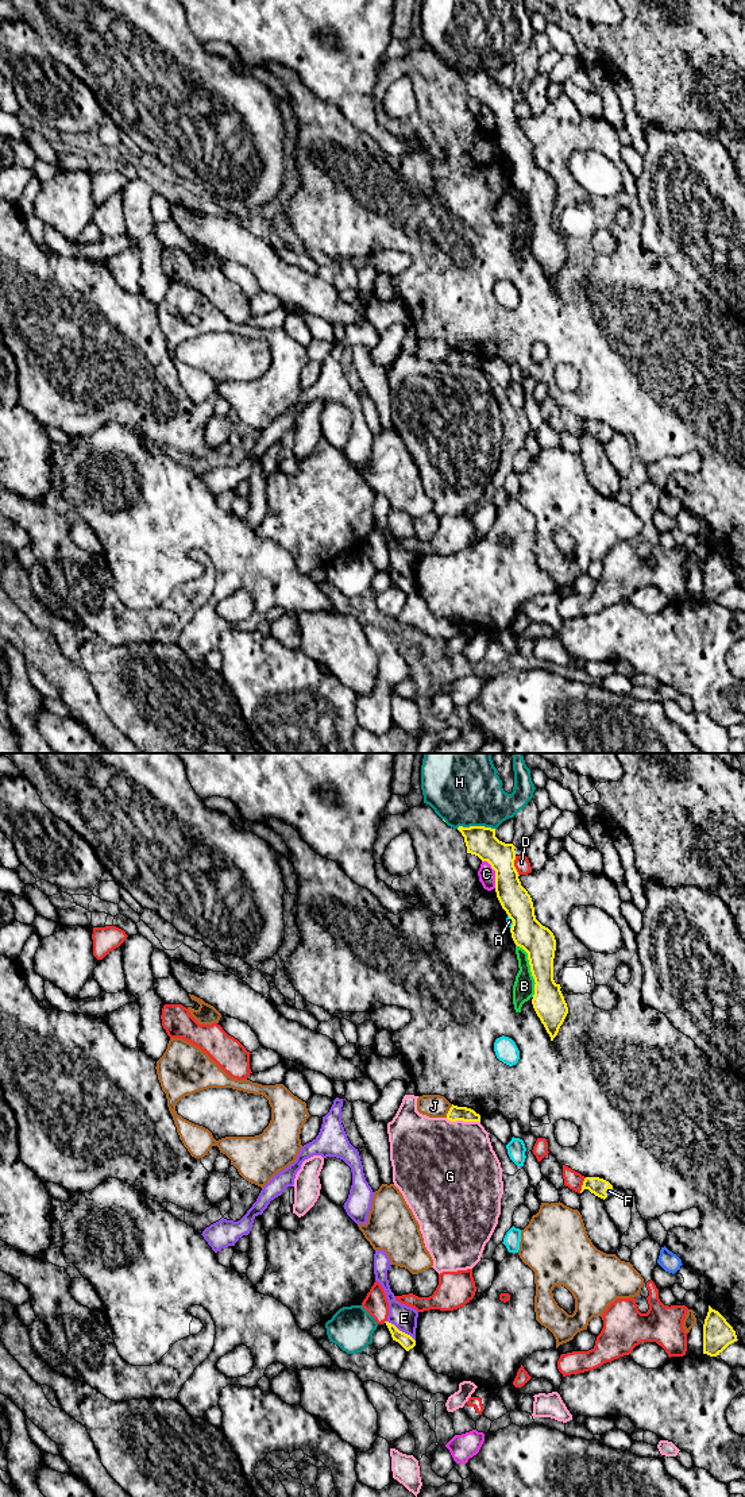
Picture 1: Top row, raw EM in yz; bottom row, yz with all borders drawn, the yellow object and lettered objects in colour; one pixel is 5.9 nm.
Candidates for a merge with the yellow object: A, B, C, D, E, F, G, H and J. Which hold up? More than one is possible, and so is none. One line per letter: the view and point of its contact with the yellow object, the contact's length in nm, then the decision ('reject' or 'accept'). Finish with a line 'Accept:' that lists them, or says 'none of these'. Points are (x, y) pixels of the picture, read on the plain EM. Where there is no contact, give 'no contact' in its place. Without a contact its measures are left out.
A: meets yellow in yz at (513, 166); contact 100 nm long; reject
B: meets yellow in yz at (531, 213); contact 340 nm long; reject
C: meets yellow in yz at (495, 116); contact 190 nm long; reject
D: meets yellow in yz at (513, 110); contact 120 nm long; reject
E: meets yellow in yz at (401, 575); contact 220 nm long; reject
F: meets yellow in yz at (606, 433); contact 60 nm long; accept
G: meets yellow in yz at (463, 365); contact 200 nm long; reject
H: meets yellow in yz at (475, 70); contact 240 nm long; reject
J: meets yellow in yz at (448, 355); contact 90 nm long; reject
Accept: F

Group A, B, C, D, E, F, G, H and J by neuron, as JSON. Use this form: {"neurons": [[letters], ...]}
{"neurons": [["A"], ["B"], ["C"], ["D"], ["E"], ["F"], ["G"], ["H"], ["J"]]}

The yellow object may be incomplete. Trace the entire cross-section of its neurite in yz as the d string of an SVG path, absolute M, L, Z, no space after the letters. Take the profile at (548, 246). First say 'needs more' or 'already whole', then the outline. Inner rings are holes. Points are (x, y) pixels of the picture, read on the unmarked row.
already whole; M459 70L458 74L464 81L467 97L487 105L495 115L497 142L513 165L512 182L528 197L536 227L533 252L553 285L568 258L561 231L553 224L556 184L553 177L536 163L532 142L521 130L514 111L514 89L499 85L491 72Z

